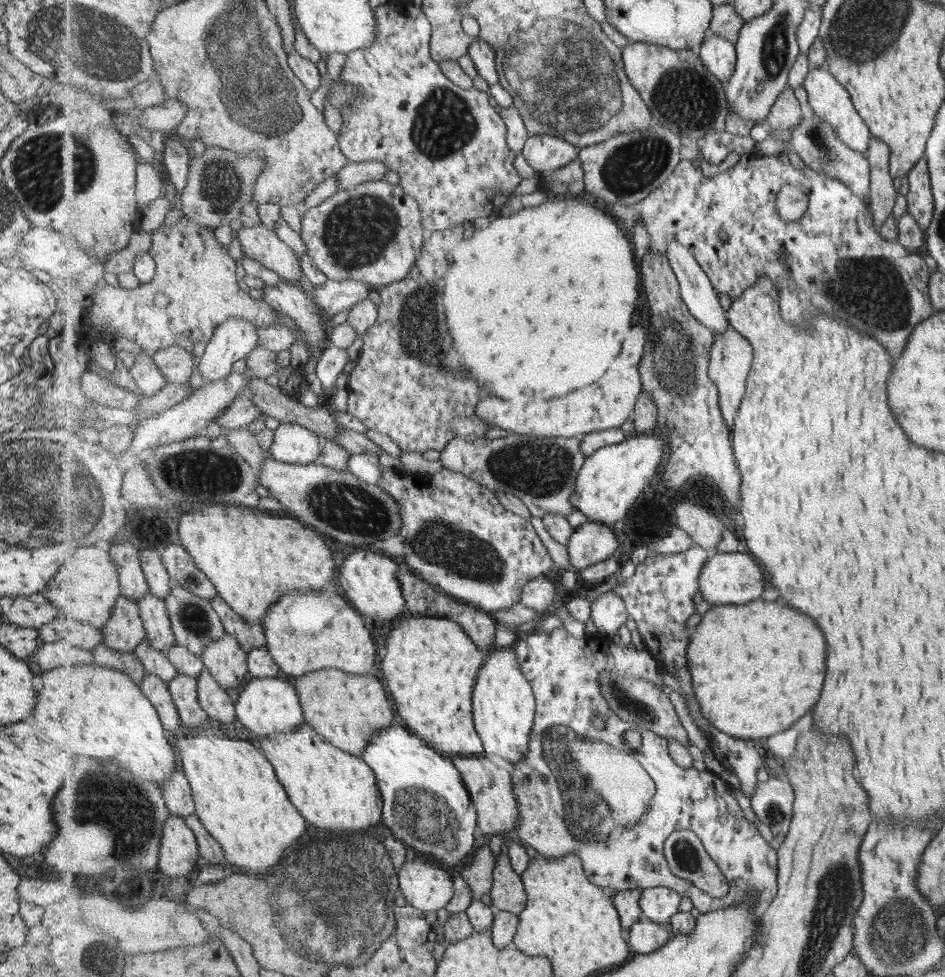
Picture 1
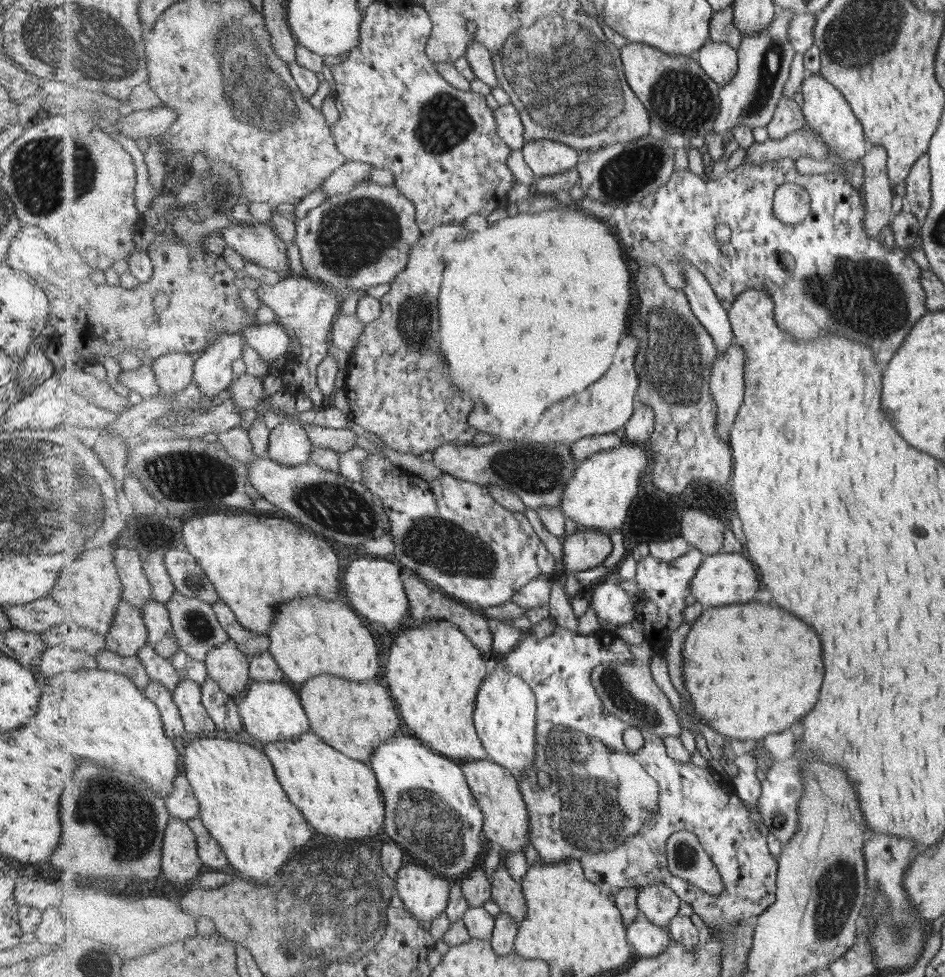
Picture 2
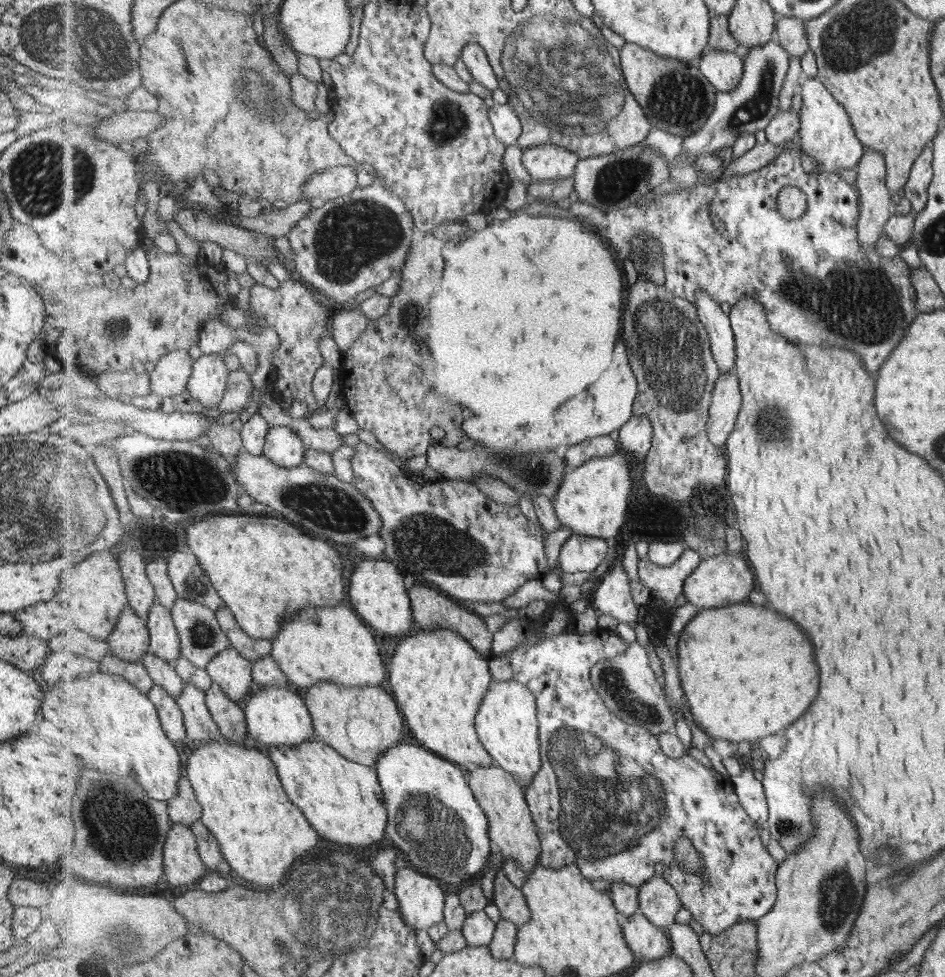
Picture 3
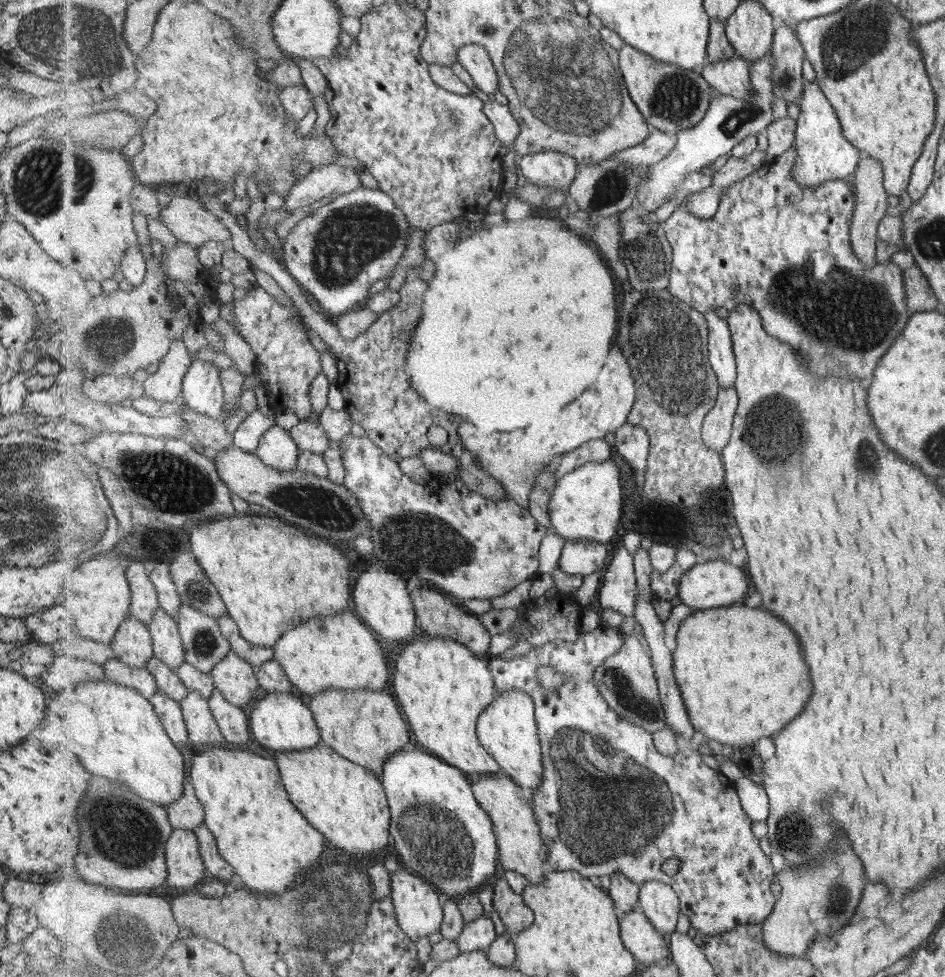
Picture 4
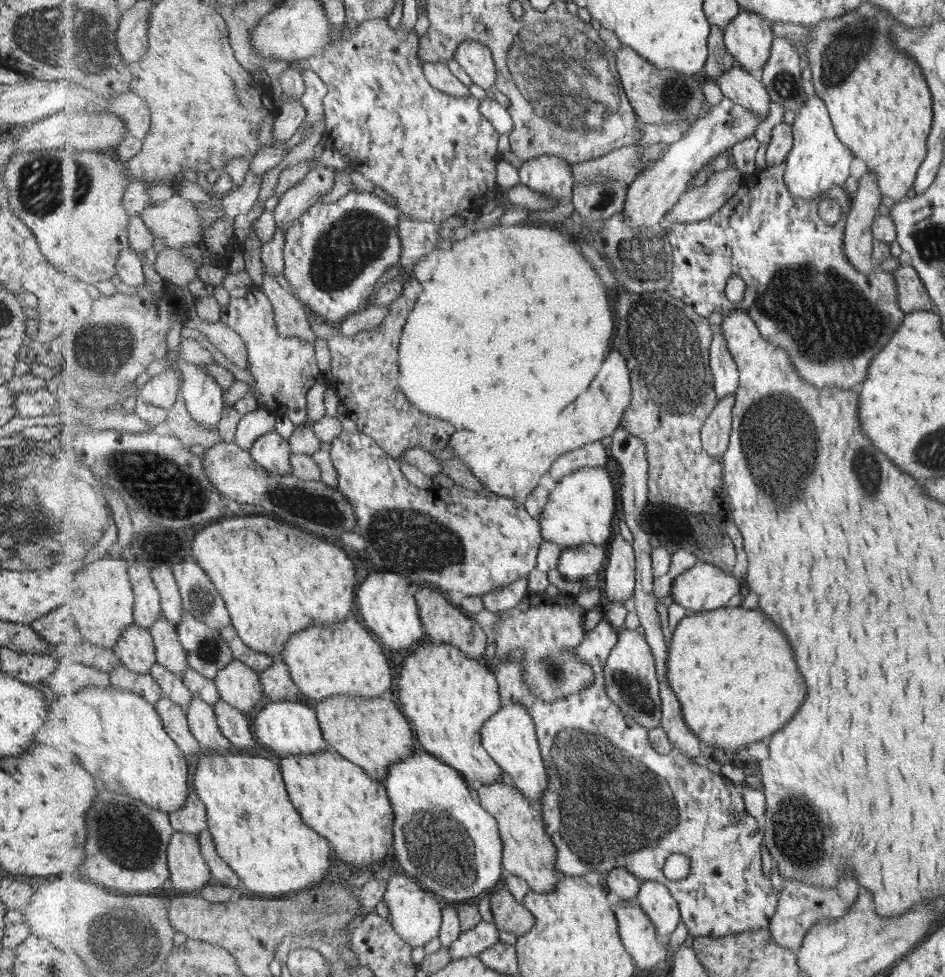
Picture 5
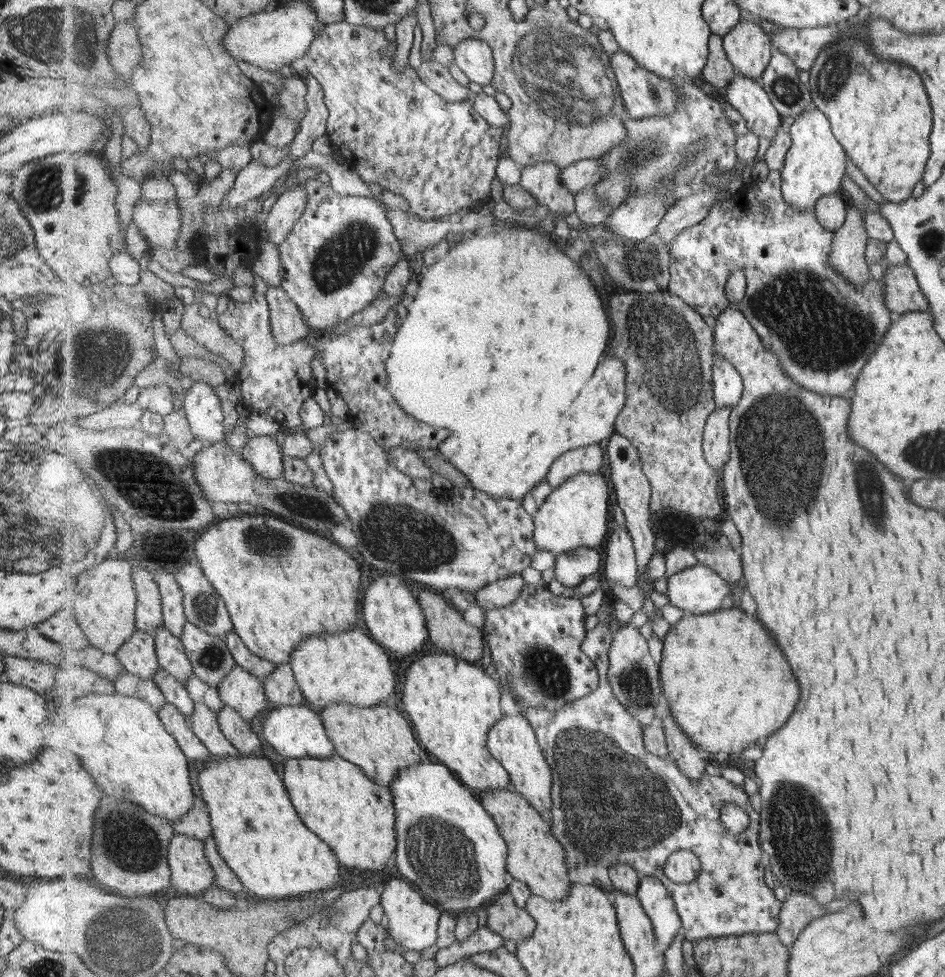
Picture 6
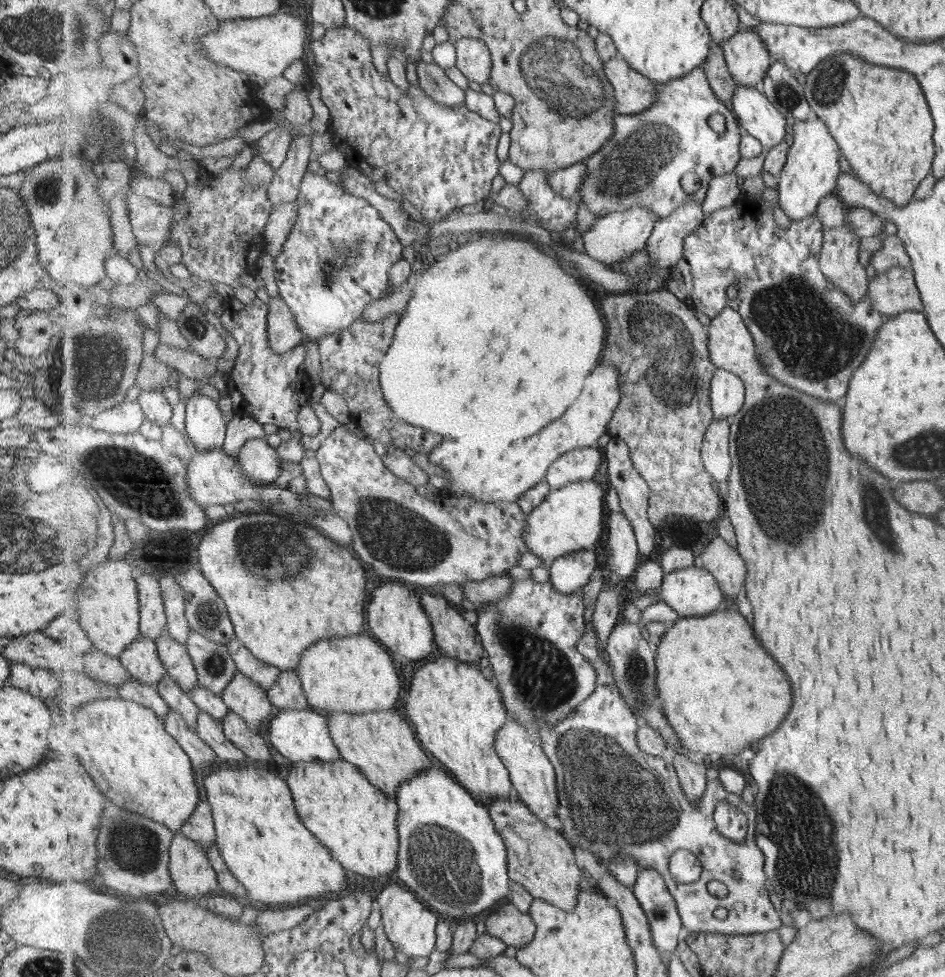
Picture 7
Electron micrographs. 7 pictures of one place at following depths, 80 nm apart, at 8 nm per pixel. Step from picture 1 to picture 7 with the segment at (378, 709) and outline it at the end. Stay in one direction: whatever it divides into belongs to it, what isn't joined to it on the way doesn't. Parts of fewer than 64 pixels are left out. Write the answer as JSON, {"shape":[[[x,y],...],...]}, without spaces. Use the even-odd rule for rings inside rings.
{"shape":[[[395,709],[366,713],[331,712],[328,713],[328,722],[331,737],[342,757],[358,766],[376,787],[392,797],[396,798],[403,782],[433,766],[409,722]]]}

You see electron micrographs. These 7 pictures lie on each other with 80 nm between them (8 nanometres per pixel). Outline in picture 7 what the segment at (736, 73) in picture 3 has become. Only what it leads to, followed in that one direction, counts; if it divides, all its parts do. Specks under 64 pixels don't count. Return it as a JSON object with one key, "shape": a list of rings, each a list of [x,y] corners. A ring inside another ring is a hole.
{"shape":[[[738,85],[731,110],[736,114],[743,131],[758,138],[766,149],[785,140],[786,115],[767,99],[760,87]]]}

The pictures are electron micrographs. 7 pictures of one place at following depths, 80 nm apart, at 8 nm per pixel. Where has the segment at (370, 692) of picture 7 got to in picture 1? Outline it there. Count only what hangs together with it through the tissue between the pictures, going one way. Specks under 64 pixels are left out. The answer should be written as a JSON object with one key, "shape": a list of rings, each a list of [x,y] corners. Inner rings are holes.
{"shape":[[[295,590],[275,602],[263,617],[266,646],[283,675],[299,678],[321,669],[341,669],[351,674],[372,673],[377,648],[365,619],[337,592]]]}

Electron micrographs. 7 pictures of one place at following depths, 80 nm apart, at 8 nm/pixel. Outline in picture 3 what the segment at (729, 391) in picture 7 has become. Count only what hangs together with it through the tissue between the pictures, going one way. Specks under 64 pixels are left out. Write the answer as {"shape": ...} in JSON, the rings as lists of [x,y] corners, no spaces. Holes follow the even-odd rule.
{"shape":[[[698,290],[696,307],[702,323],[710,333],[711,348],[721,373],[735,370],[736,336],[732,330],[730,315],[721,310],[721,306],[705,290]]]}

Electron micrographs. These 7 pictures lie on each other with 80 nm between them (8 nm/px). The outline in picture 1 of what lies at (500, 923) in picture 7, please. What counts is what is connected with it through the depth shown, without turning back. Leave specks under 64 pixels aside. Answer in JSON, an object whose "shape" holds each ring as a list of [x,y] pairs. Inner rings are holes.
{"shape":[[[509,852],[500,853],[494,870],[494,885],[490,890],[494,909],[520,915],[526,909],[528,894],[522,875],[514,869]]]}

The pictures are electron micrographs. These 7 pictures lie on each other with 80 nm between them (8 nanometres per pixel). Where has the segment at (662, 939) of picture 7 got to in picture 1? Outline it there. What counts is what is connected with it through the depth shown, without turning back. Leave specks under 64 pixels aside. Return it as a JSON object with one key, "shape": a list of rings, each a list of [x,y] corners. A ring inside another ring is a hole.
{"shape":[[[658,886],[642,891],[640,905],[644,918],[669,926],[672,918],[680,911],[682,894],[668,886]]]}

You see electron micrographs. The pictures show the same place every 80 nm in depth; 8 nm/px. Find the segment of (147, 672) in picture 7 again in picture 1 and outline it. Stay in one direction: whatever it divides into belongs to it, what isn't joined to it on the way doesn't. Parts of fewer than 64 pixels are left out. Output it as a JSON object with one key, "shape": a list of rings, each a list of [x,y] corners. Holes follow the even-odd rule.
{"shape":[[[125,596],[119,598],[110,620],[102,629],[106,634],[104,644],[119,653],[133,654],[148,636],[139,602]]]}

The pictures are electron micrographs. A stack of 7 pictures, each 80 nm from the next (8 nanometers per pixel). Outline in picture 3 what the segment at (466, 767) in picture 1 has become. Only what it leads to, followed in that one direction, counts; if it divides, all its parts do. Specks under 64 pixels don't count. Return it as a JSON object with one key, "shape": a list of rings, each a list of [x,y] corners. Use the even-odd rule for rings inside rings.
{"shape":[[[497,765],[466,773],[474,795],[490,819],[491,840],[499,846],[506,859],[515,859],[528,875],[534,873],[534,870],[541,866],[539,860],[542,854],[542,841],[529,803],[525,800],[524,787],[519,784],[514,774]]]}

